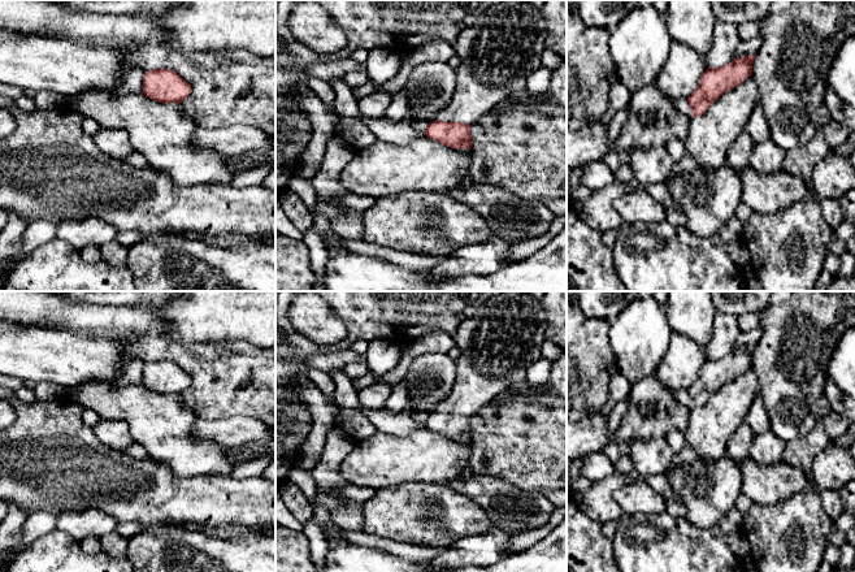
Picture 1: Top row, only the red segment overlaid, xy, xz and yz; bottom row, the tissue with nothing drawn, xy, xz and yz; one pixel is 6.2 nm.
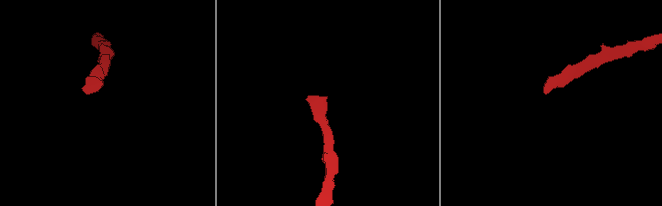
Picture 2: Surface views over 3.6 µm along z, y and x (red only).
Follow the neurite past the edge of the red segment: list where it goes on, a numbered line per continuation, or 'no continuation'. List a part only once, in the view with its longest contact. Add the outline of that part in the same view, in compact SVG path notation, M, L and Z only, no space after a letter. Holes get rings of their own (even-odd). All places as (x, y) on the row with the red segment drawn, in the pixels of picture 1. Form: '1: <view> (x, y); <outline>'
1: xz (504, 44); M503 0L492 8L481 9L470 26L463 26L453 48L461 64L456 69L453 96L438 120L474 125L513 92L525 90L526 78L542 66L546 20L541 9L528 0Z

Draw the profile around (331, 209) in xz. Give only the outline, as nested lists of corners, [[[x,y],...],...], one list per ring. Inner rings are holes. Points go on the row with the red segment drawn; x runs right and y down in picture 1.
[[[348,194],[339,202],[316,202],[316,212],[327,217],[330,221],[339,217],[346,209],[364,213],[366,209],[377,203],[377,196],[361,196]]]

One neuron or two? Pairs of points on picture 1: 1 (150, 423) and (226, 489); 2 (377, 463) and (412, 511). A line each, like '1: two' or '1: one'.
1: two
2: two

